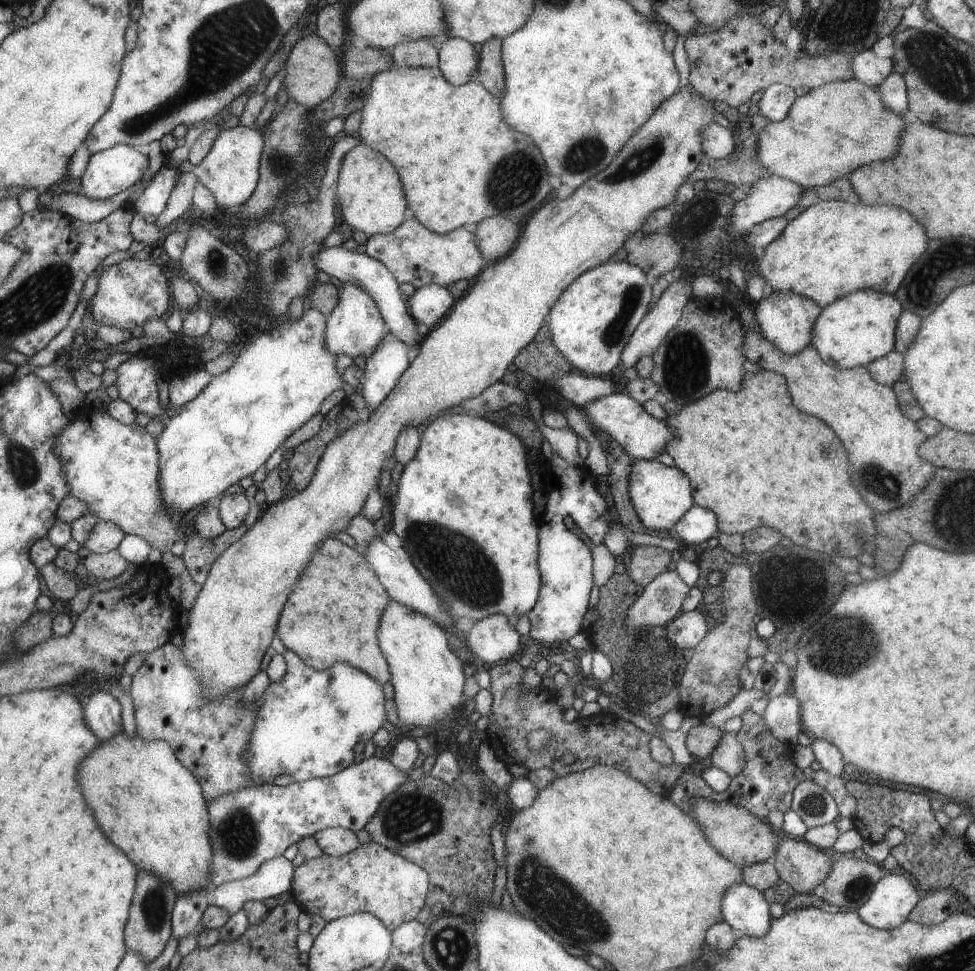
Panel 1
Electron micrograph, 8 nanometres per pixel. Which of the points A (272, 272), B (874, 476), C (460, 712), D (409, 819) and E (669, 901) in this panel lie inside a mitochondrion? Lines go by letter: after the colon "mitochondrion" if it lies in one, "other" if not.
A: mitochondrion
B: mitochondrion
C: other
D: mitochondrion
E: other

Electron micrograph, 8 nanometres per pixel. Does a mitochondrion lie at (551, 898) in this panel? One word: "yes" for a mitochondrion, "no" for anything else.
yes

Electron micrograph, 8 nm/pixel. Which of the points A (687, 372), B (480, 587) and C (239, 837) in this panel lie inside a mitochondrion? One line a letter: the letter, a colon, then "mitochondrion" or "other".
A: mitochondrion
B: mitochondrion
C: mitochondrion

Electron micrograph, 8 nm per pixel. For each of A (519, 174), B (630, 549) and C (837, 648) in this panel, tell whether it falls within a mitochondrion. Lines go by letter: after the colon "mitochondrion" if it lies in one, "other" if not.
A: mitochondrion
B: other
C: mitochondrion

